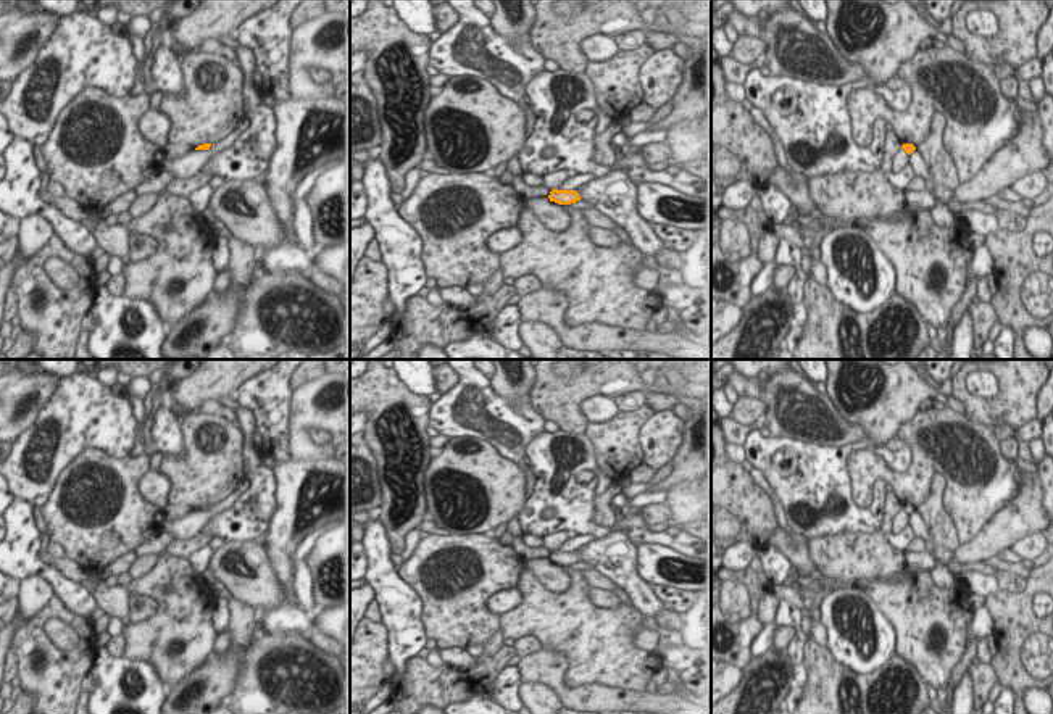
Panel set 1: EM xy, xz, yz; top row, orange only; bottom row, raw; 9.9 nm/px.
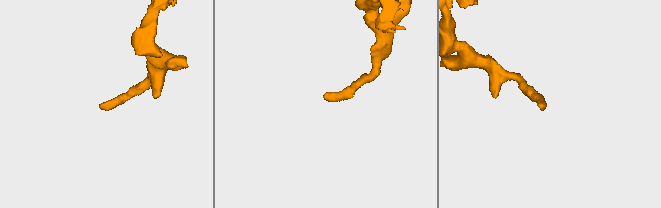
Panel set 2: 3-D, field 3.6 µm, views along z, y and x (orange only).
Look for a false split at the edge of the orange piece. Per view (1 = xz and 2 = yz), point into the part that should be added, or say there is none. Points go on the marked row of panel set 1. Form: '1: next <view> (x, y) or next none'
1: next none
2: next none

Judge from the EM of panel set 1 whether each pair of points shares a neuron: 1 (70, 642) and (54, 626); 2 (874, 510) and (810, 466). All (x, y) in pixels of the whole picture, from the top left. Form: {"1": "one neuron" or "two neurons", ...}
{"1": "one neuron", "2": "one neuron"}

